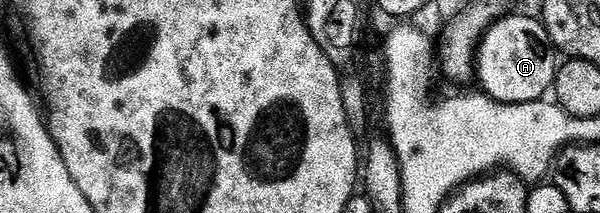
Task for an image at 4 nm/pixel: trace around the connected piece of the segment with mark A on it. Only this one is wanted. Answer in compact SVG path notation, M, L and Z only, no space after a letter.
M509 16L498 19L481 40L475 61L475 76L481 79L480 91L504 104L522 104L542 99L554 87L559 53L554 48L540 19Z

